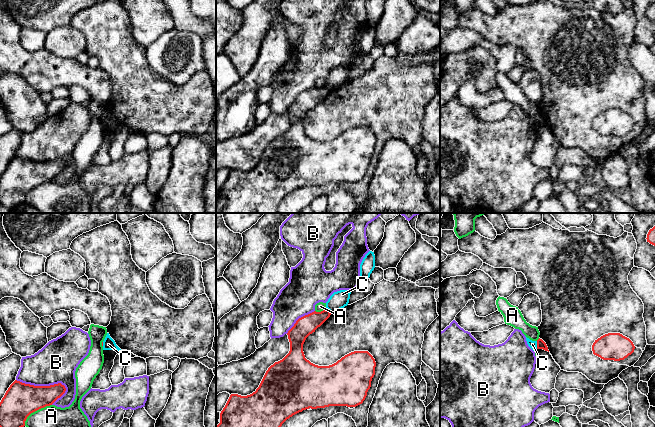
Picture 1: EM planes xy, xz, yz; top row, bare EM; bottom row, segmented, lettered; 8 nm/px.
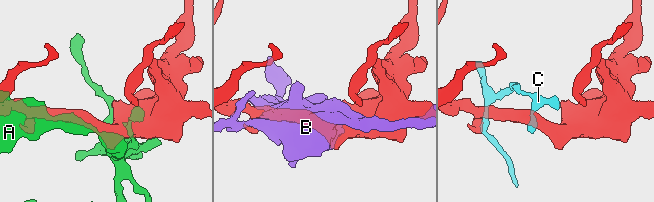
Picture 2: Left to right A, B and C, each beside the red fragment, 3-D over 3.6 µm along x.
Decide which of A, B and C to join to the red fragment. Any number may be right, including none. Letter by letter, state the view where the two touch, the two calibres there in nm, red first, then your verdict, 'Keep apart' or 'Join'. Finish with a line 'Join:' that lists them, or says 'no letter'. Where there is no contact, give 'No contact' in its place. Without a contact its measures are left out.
A: Touches red in xy. Thickness 280 nm (red) against 180 nm. Keep apart
B: Touches red in xy. Thickness 280 nm (red) against 320 nm. Keep apart
C: Touches red in yz. Thickness 70 nm (red) against 60 nm. Keep apart
Join: no letter

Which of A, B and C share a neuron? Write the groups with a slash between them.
A / B / C

